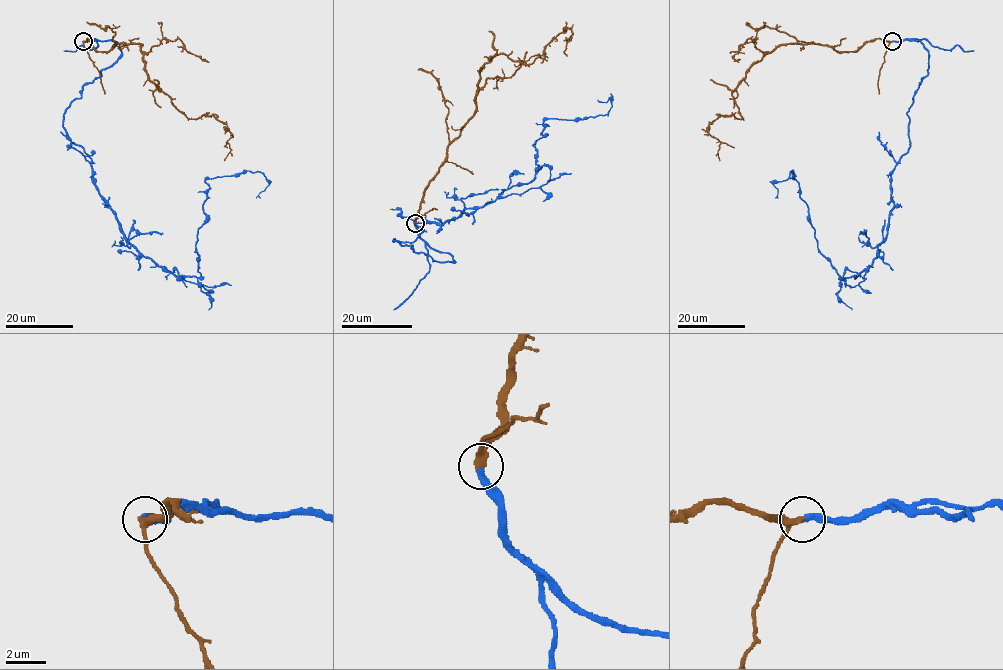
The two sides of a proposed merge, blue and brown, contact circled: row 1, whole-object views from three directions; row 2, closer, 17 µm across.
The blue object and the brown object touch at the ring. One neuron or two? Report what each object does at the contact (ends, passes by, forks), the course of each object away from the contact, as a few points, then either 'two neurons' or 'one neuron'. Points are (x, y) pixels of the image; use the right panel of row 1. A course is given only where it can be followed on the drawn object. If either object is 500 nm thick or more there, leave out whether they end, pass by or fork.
blue ends there; brown passes by; blue runs (892, 41), (919, 40), (927, 75), (872, 264), (838, 273), (791, 170), (775, 198); brown runs (892, 41), (768, 52), (733, 90), (742, 118), (719, 116), (708, 126), (719, 160); one neuron

